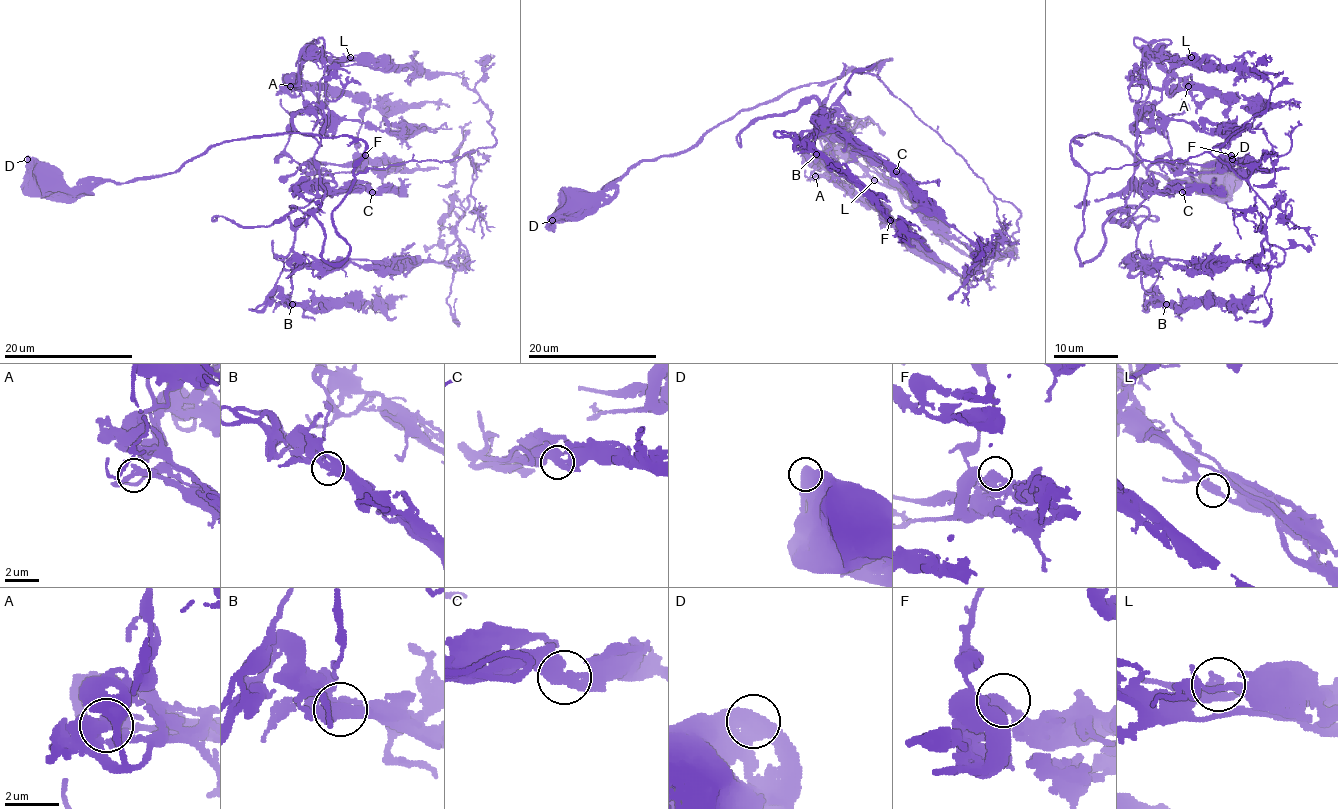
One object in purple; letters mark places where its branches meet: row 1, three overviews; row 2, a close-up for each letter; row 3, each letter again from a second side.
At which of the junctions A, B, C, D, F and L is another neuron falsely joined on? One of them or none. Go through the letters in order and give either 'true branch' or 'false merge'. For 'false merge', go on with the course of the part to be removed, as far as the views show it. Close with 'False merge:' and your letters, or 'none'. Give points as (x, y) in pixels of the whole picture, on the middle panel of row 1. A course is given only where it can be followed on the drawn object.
A: true branch
B: true branch
C: true branch
D: true branch
F: true branch
L: true branch
False merge: none

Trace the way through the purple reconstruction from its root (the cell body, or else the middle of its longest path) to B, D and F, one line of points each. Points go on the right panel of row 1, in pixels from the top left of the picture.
B: (1216, 177), (1191, 188), (1112, 136), (1071, 143), (1088, 177), (1077, 257), (1124, 212), (1166, 304)
D: (1216, 177), (1232, 159)
F: (1216, 177), (1172, 183), (1077, 135), (1077, 257), (1130, 193), (1140, 120), (1167, 133), (1162, 170), (1232, 154)

